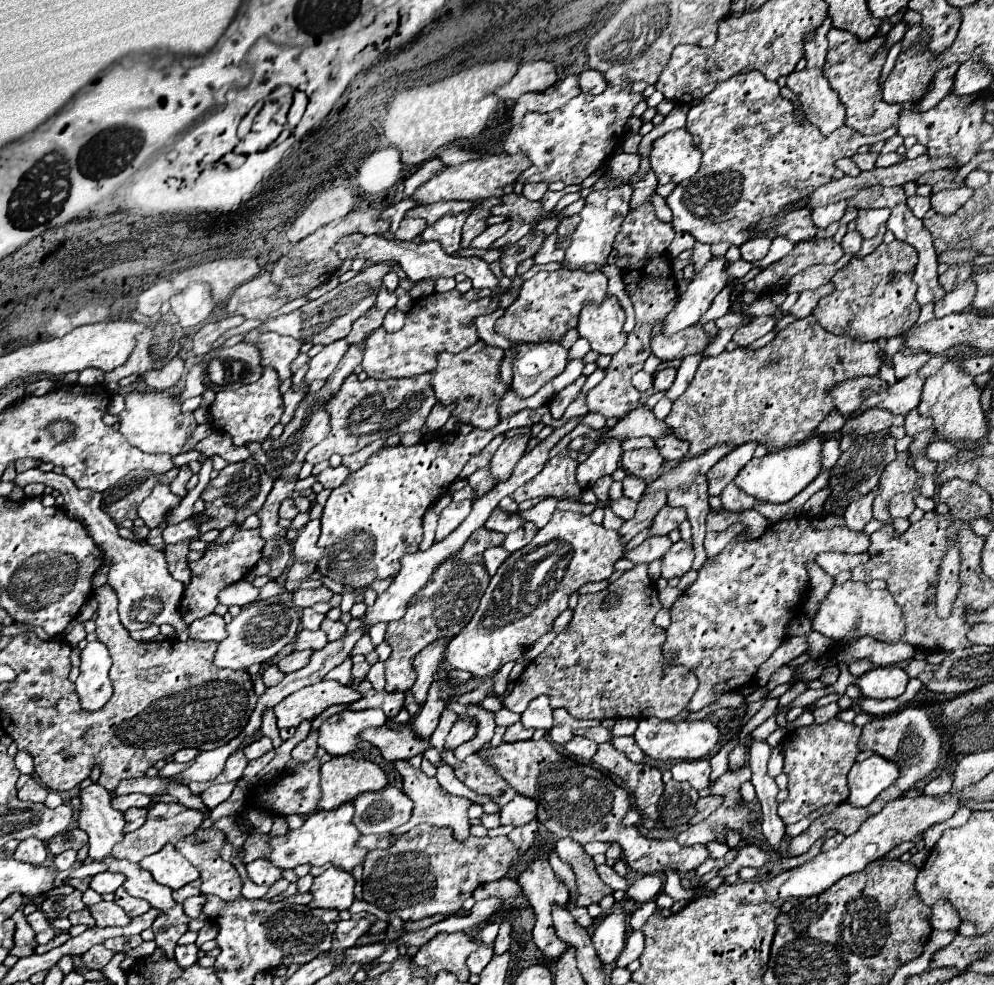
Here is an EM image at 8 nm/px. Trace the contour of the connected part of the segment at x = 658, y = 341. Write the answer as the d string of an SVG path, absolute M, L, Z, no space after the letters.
M687 327L671 337L665 337L663 331L659 331L655 337L651 337L651 351L661 361L665 359L683 359L691 353L701 353L709 345L709 337L699 327Z

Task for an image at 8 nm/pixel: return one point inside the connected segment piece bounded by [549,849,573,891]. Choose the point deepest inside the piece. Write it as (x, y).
(562, 870)

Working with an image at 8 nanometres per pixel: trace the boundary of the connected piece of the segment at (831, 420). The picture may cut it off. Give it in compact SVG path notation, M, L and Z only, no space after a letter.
M835 409L829 413L829 417L825 417L821 423L819 423L819 427L817 427L817 433L819 435L831 435L831 433L837 433L843 425L845 425L845 417L841 415L841 413L837 413Z

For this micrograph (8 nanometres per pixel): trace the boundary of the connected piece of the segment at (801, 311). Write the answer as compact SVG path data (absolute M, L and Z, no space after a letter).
M827 283L827 285L819 287L819 289L815 289L815 291L803 291L803 293L799 295L797 303L791 307L789 315L793 315L795 319L809 317L809 315L811 315L811 311L815 309L815 305L819 303L819 299L821 299L821 297L825 297L825 295L829 295L831 291L833 291L833 285L831 285L831 283Z

